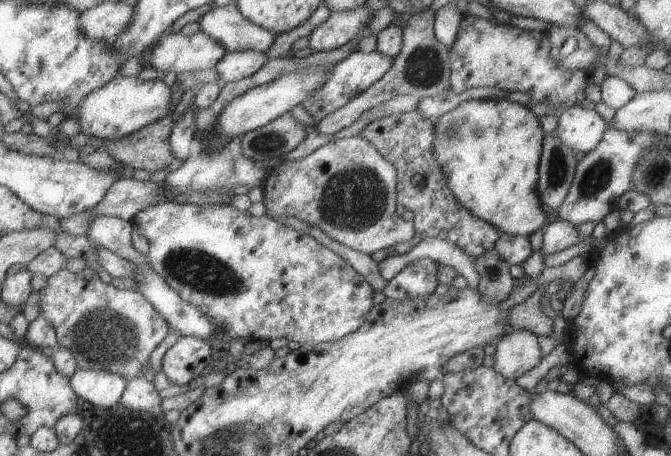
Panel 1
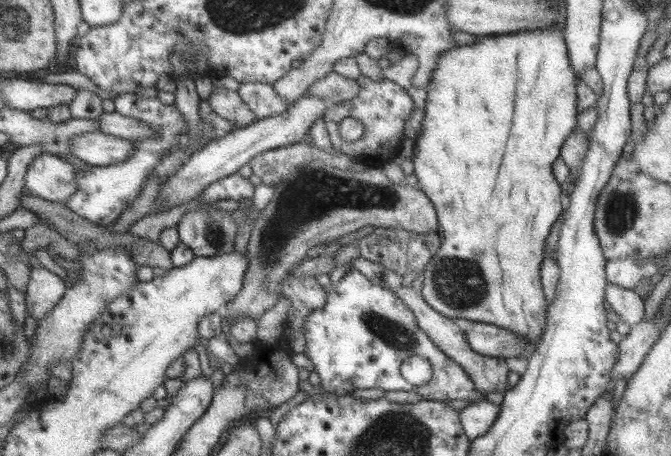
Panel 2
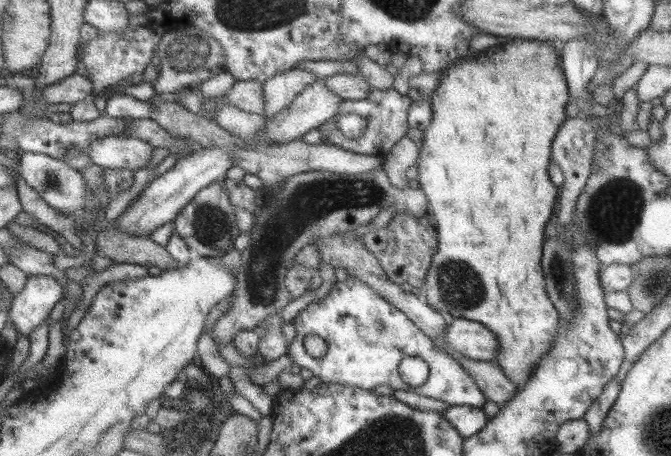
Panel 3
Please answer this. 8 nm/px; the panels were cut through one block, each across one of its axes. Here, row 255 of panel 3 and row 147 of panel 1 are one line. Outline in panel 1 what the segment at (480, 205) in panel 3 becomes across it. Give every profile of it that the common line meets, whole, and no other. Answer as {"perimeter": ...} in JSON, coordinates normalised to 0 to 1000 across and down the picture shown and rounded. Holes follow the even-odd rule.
{"perimeter":[[[750,215],[702,217],[686,226],[648,265],[647,342],[659,366],[672,423],[686,450],[760,518],[788,518],[815,493],[802,425],[803,360],[814,292],[802,257],[784,230]]]}

